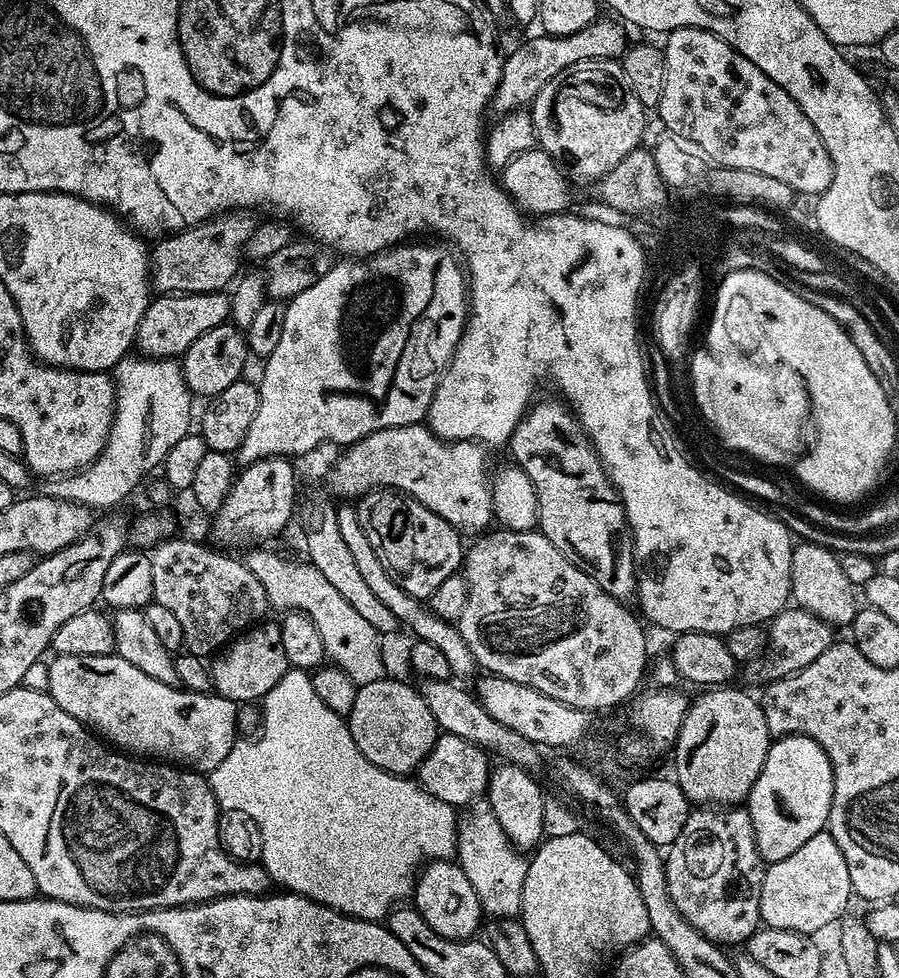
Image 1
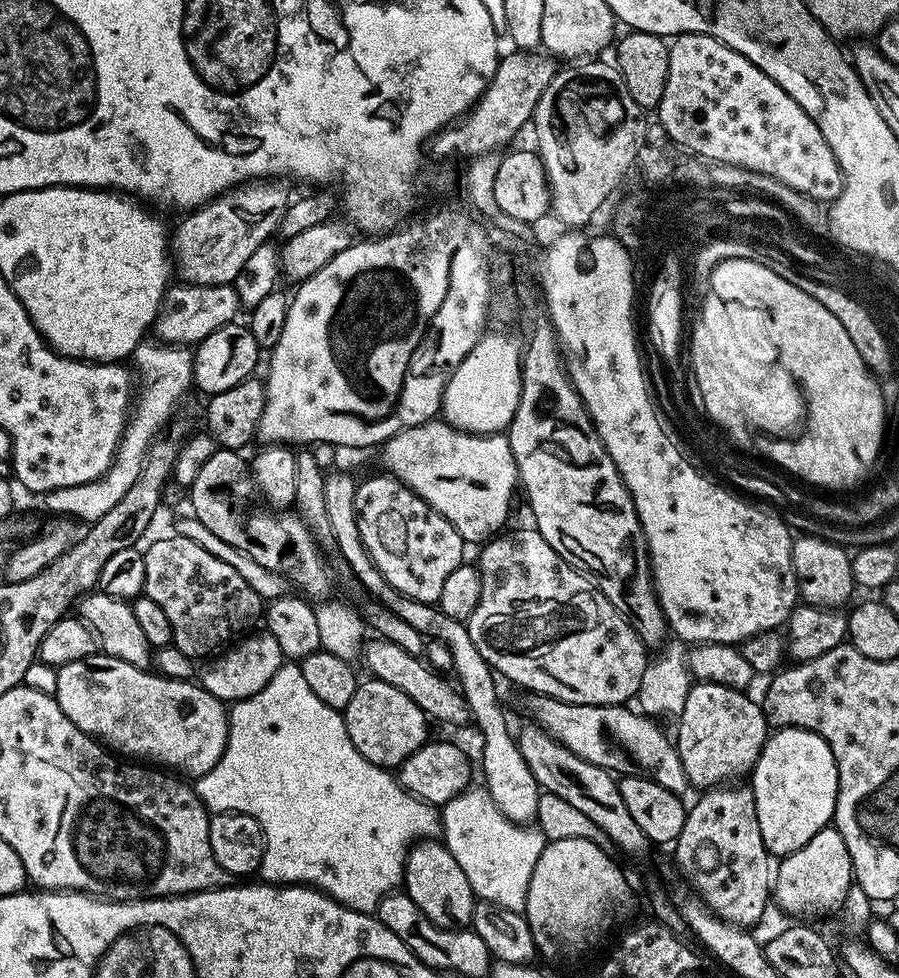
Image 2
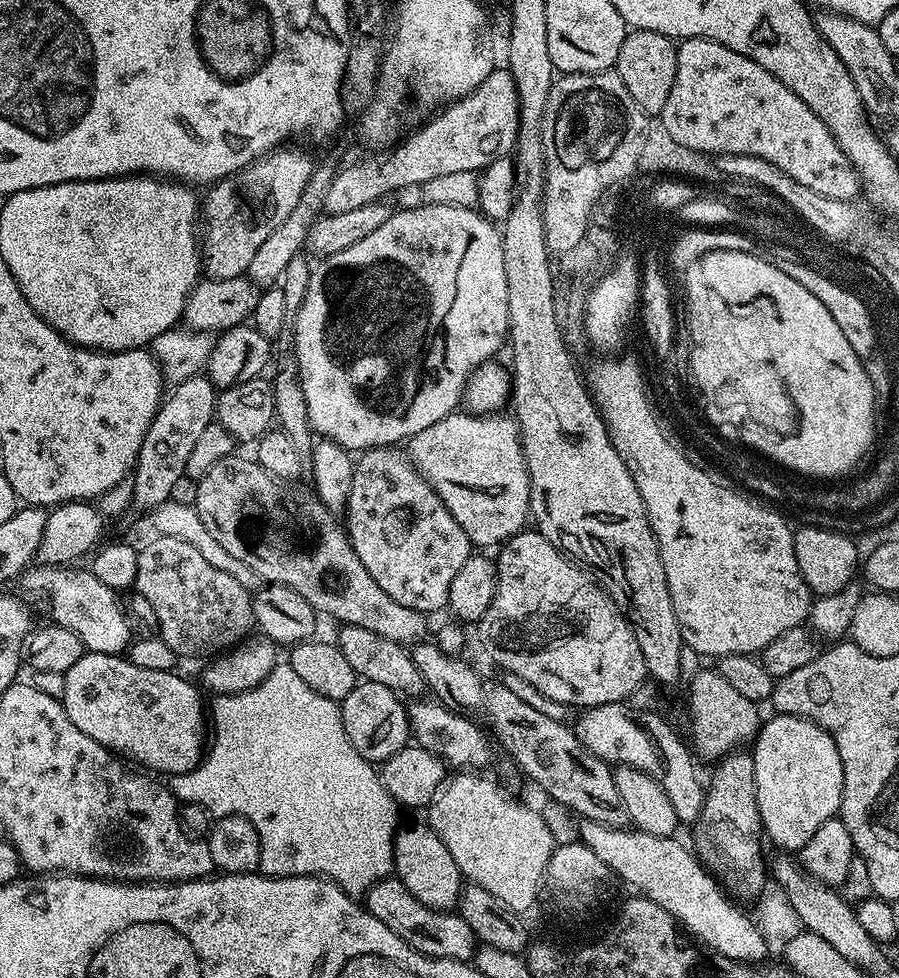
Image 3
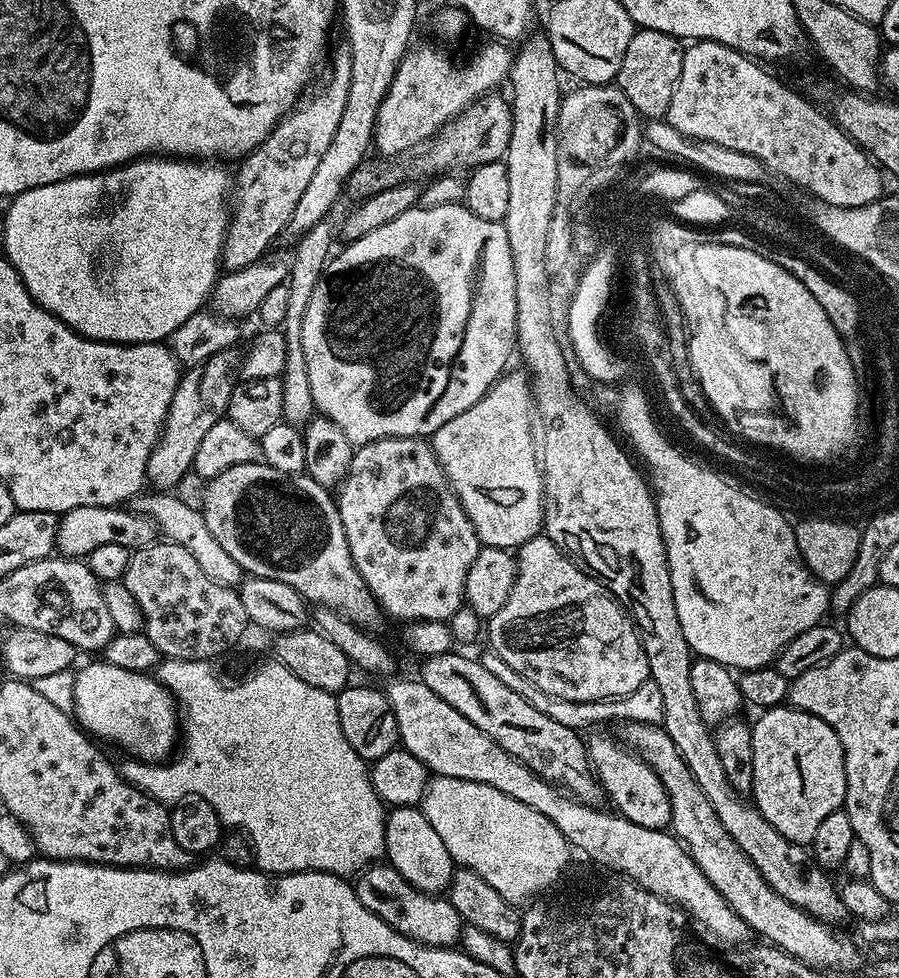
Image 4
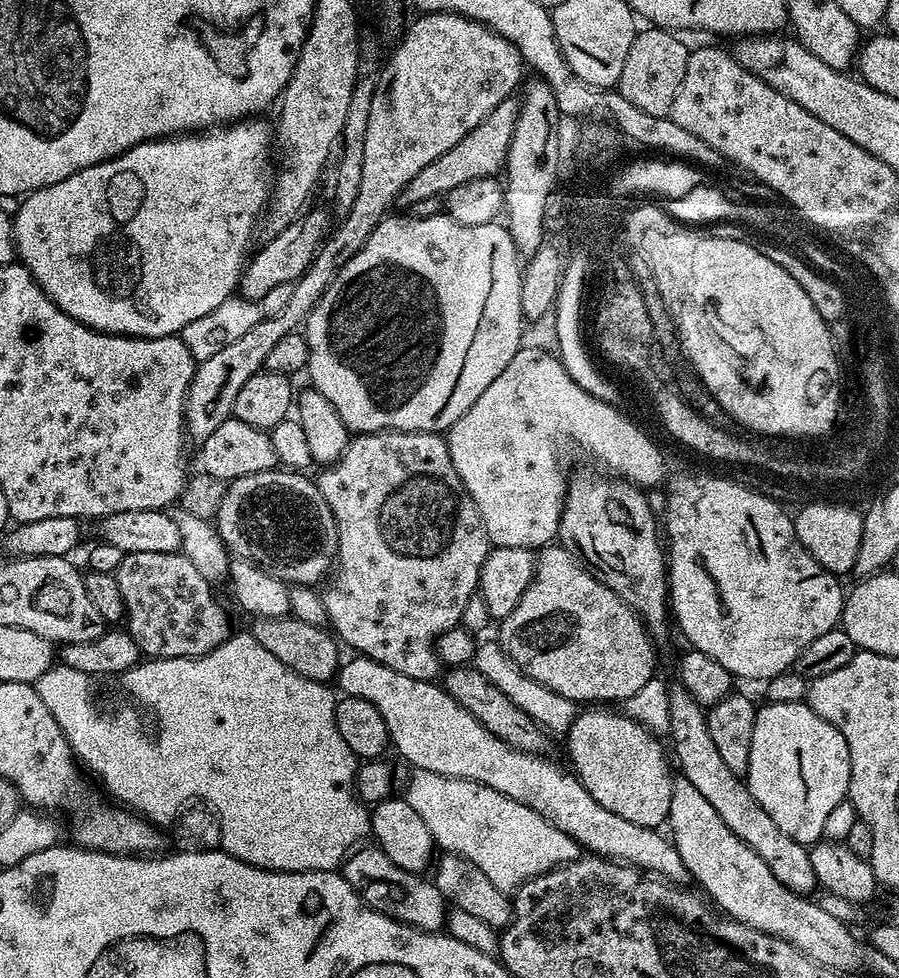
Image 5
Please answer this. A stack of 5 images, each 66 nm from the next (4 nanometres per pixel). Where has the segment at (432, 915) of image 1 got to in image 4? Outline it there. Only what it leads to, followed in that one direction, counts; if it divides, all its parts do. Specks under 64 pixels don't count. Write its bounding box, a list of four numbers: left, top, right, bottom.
[384,806,454,894]

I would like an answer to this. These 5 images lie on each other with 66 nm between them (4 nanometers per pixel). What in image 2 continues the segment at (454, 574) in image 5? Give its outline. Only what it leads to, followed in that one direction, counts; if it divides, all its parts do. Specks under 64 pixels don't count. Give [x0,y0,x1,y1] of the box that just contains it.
[354,475,466,605]

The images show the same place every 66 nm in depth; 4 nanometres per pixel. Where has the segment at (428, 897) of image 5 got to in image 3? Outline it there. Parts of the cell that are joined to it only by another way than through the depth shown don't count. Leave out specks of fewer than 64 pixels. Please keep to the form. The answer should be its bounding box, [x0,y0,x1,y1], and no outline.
[366,878,478,962]

